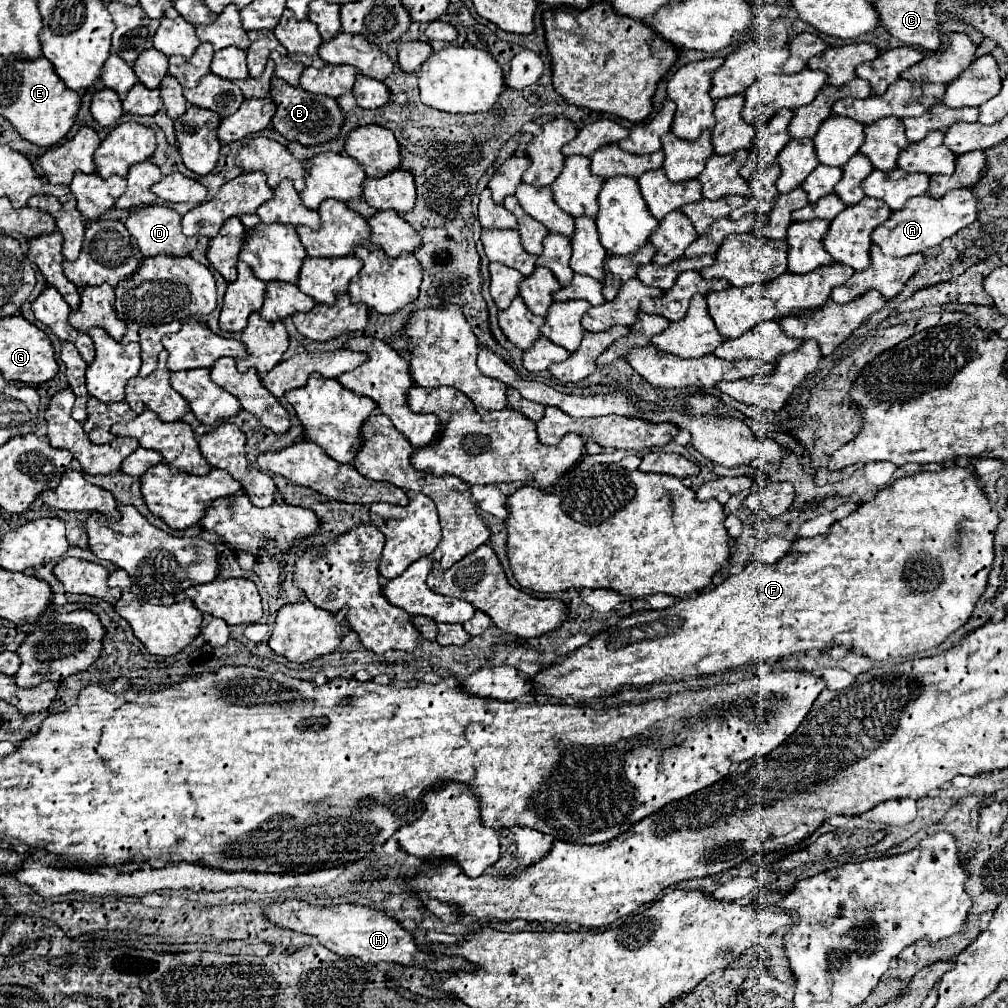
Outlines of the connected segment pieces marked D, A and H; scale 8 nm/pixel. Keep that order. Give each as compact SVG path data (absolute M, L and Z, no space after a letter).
M151 205L131 213L125 225L137 239L143 257L185 257L197 245L197 237L185 239L181 233L181 215L163 205Z
M953 189L941 199L933 199L929 195L909 199L907 207L901 211L893 211L891 217L875 227L871 239L881 247L885 255L905 257L913 253L925 253L931 247L937 247L943 239L953 237L959 229L971 225L977 219L977 195L971 189Z
M287 899L265 909L265 915L271 923L293 929L297 933L307 933L319 939L321 945L343 957L359 957L365 963L393 961L399 965L415 965L419 949L413 941L413 935L405 931L393 917L387 917L383 911L363 905L335 905L335 907L315 907L297 899Z

